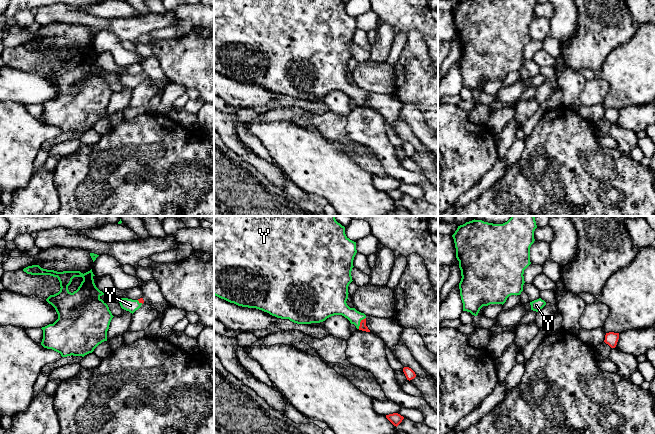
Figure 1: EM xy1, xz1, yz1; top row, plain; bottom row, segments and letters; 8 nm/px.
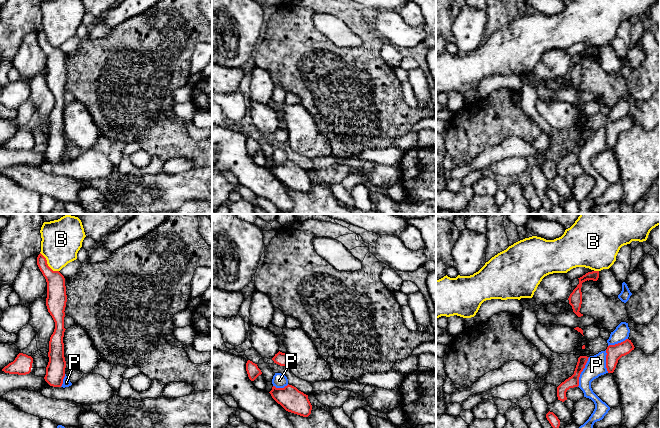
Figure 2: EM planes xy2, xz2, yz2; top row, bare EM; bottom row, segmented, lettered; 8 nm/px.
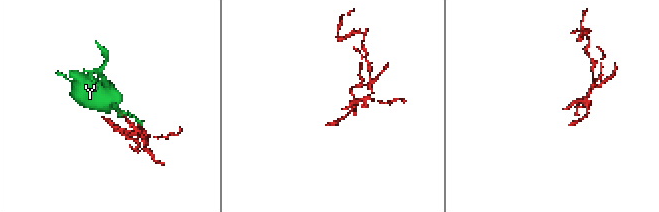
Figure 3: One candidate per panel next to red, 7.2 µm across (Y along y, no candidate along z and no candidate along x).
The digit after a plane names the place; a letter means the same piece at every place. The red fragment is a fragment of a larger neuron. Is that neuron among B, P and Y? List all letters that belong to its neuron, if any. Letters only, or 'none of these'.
Y

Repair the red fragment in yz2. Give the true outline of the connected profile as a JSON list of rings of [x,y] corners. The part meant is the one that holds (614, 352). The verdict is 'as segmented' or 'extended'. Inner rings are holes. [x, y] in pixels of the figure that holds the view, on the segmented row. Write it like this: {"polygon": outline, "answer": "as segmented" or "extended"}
{"polygon": [[[629,339],[615,345],[609,345],[606,349],[606,368],[608,373],[613,373],[618,360],[622,356],[629,354],[634,348],[633,343]]], "answer": "as segmented"}

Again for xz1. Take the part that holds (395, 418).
{"polygon": [[[393,413],[393,414],[389,414],[389,415],[386,415],[386,418],[394,425],[394,426],[398,426],[402,420],[404,419],[403,416],[401,416],[400,414],[398,413]]], "answer": "as segmented"}

